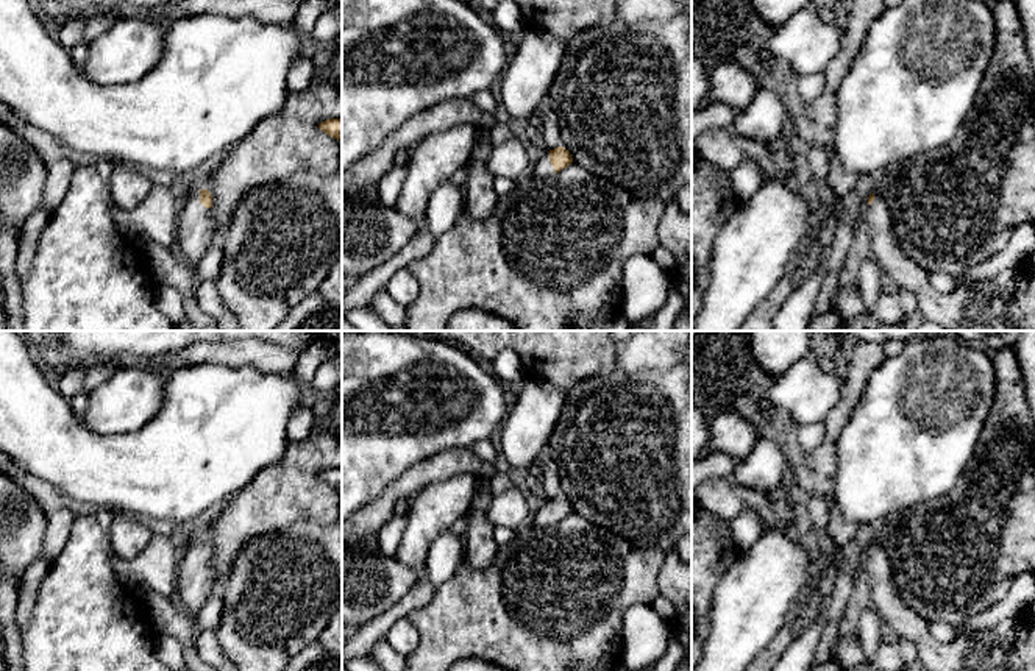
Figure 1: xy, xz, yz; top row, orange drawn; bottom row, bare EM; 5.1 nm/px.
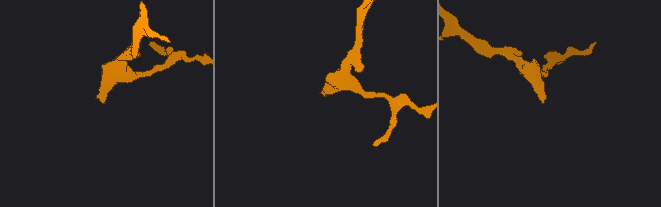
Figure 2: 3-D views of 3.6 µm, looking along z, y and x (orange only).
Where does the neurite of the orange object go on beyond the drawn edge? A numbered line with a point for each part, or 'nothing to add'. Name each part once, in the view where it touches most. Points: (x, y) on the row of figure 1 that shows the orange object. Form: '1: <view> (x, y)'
1: xy (197, 223)

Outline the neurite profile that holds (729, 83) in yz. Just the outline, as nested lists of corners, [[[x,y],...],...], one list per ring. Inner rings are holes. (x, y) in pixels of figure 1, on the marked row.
[[[723,61],[709,73],[709,95],[717,103],[745,109],[762,84],[738,62]]]

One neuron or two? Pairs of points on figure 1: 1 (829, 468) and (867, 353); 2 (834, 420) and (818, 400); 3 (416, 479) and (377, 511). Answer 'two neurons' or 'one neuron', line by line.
1: one neuron
2: two neurons
3: one neuron

